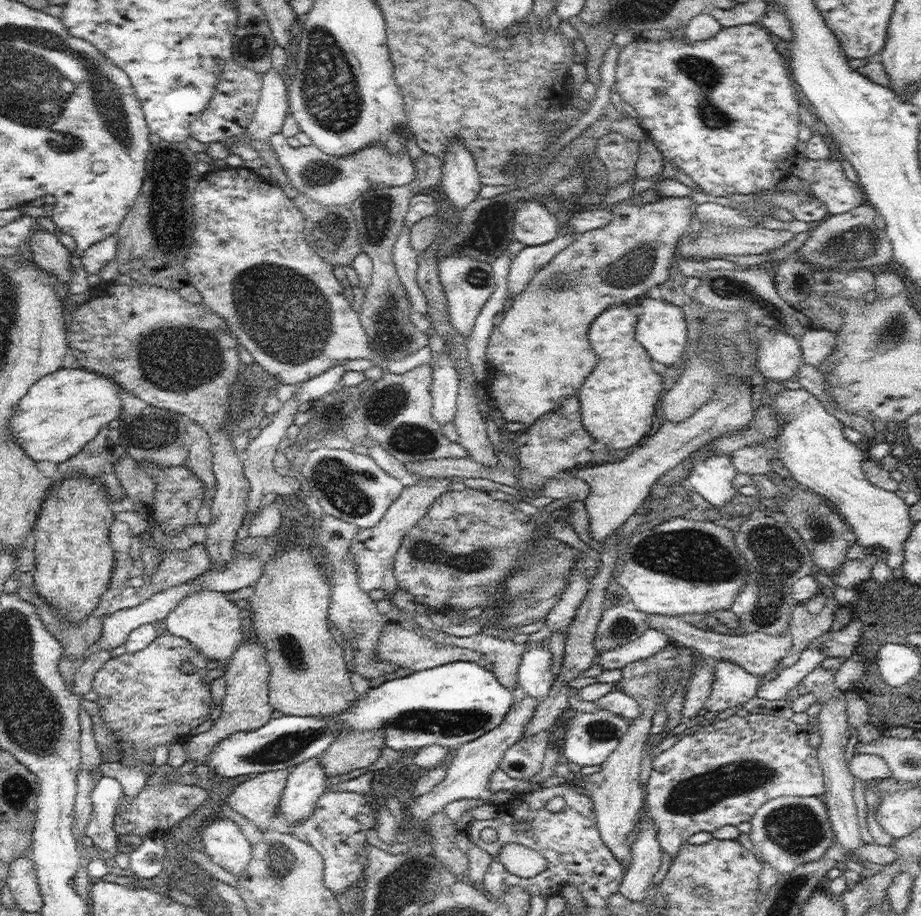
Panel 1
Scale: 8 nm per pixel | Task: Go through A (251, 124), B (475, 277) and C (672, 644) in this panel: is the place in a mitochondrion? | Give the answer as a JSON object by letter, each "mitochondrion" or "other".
{"A":"other","B":"mitochondrion","C":"other"}

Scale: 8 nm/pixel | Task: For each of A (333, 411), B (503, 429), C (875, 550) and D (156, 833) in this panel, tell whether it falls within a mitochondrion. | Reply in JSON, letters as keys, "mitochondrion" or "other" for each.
{"A":"other","B":"other","C":"other","D":"other"}

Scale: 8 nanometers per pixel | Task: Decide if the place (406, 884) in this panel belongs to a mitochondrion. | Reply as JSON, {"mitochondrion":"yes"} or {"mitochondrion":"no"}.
{"mitochondrion":"yes"}

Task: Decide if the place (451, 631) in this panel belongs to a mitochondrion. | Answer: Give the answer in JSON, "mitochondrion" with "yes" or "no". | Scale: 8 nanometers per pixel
{"mitochondrion":"no"}

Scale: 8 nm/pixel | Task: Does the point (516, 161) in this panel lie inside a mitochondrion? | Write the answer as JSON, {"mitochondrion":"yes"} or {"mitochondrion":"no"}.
{"mitochondrion":"yes"}

